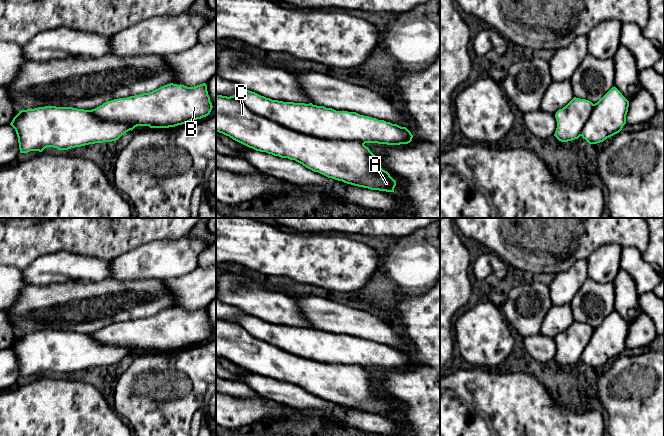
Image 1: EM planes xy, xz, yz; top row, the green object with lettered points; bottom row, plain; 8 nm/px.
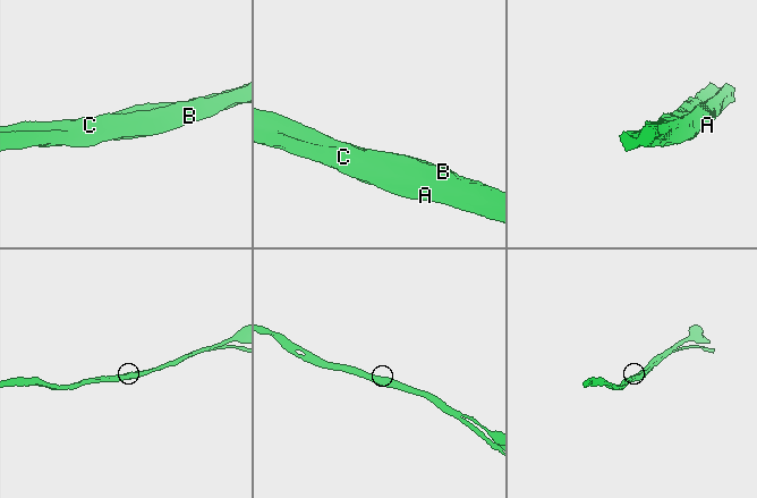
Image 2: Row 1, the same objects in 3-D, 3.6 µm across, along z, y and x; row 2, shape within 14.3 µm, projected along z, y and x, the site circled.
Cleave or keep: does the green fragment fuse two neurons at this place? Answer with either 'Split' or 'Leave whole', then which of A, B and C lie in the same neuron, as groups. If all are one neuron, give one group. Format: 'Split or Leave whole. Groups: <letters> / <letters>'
Split. Groups: A C / B

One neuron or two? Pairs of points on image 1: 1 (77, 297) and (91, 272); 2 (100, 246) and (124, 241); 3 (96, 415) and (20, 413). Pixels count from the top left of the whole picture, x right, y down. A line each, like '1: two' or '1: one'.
1: two
2: one
3: one

